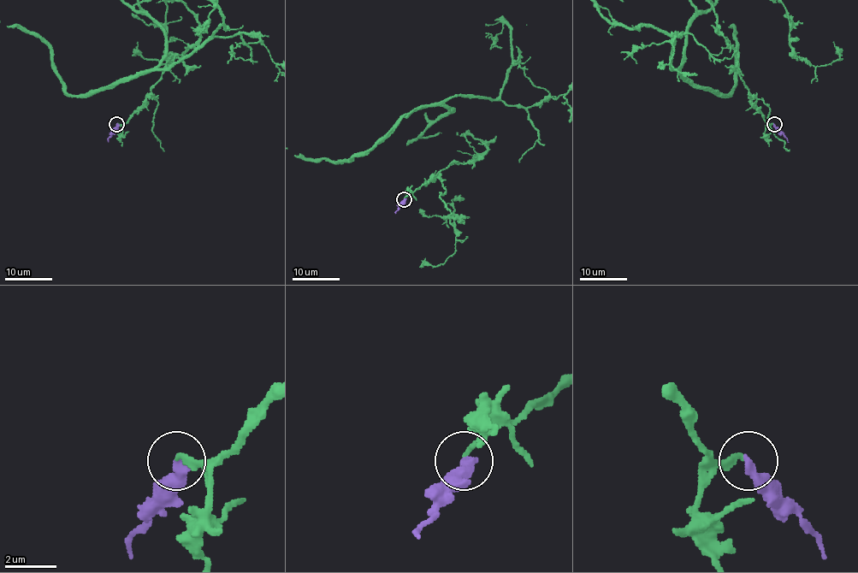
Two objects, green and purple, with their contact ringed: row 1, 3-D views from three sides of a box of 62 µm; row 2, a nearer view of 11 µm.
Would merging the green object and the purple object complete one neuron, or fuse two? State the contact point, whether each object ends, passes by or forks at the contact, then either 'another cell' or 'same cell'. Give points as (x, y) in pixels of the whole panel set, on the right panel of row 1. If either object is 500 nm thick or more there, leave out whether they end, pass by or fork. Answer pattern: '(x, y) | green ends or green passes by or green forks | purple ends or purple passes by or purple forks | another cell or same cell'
(774, 124) | green ends | purple ends | same cell

